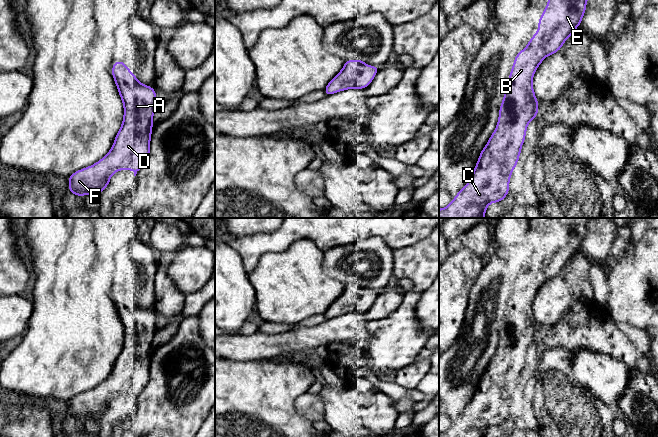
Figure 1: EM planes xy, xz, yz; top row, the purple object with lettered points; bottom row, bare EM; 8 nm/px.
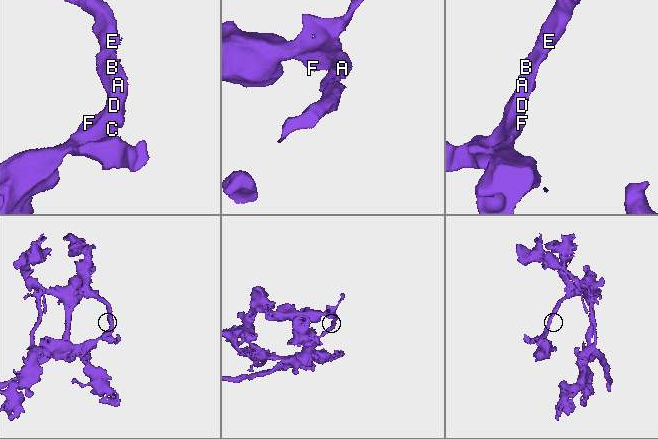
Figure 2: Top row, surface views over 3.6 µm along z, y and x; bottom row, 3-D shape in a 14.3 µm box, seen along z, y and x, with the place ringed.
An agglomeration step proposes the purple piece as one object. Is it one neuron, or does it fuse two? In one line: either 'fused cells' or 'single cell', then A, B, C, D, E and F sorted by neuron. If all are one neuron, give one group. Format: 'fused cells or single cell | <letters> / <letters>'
single cell | A B C D E F

